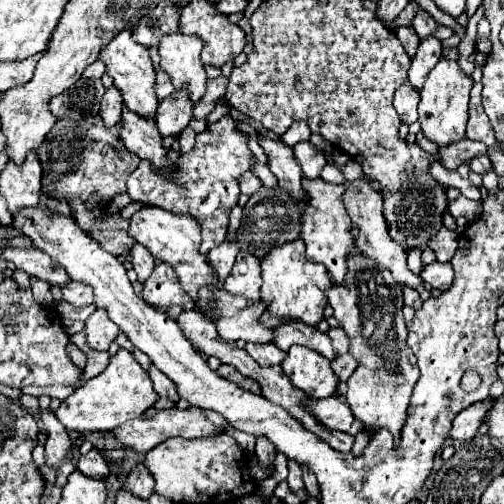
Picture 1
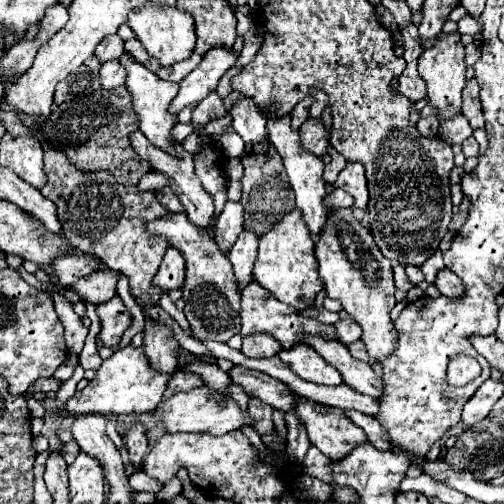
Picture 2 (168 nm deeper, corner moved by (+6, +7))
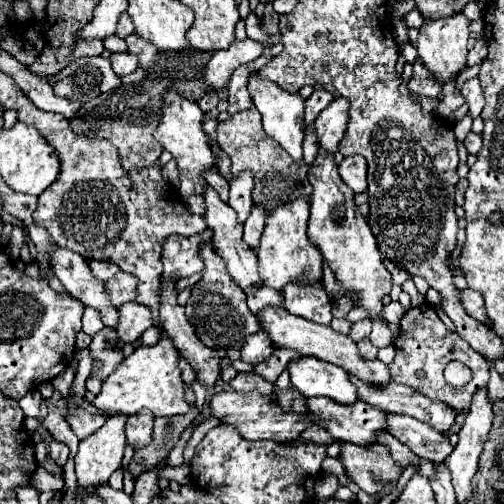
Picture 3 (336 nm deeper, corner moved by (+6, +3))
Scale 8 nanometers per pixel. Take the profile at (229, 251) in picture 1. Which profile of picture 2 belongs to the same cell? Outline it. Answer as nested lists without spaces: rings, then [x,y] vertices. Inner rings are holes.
[[[226,202],[216,222],[216,244],[222,252],[228,252],[236,242],[236,236],[244,230],[244,206],[240,202]]]

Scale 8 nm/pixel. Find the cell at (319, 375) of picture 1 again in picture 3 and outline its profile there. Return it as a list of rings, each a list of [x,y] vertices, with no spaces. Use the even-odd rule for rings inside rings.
[[[306,356],[292,360],[288,364],[288,372],[292,386],[304,396],[328,396],[340,404],[352,404],[356,400],[356,386],[340,366]]]

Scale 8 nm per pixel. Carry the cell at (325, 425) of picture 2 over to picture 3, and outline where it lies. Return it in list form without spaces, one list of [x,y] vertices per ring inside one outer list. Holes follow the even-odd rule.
[[[340,442],[340,462],[352,482],[368,494],[380,492],[388,480],[396,482],[402,468],[392,460],[388,448],[380,444],[358,446],[352,442]]]

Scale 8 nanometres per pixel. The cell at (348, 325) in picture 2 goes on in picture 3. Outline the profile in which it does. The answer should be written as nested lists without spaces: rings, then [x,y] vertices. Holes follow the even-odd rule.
[[[360,320],[360,322],[356,322],[356,324],[352,324],[352,330],[350,330],[350,338],[354,340],[354,342],[358,342],[358,340],[362,340],[362,338],[368,338],[370,336],[370,330],[372,330],[372,320]]]

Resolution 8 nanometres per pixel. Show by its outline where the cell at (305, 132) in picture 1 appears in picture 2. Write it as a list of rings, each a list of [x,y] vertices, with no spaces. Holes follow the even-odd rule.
[[[306,96],[300,104],[296,104],[296,108],[292,110],[292,128],[300,128],[302,122],[308,120],[308,110],[314,102],[314,96]]]

